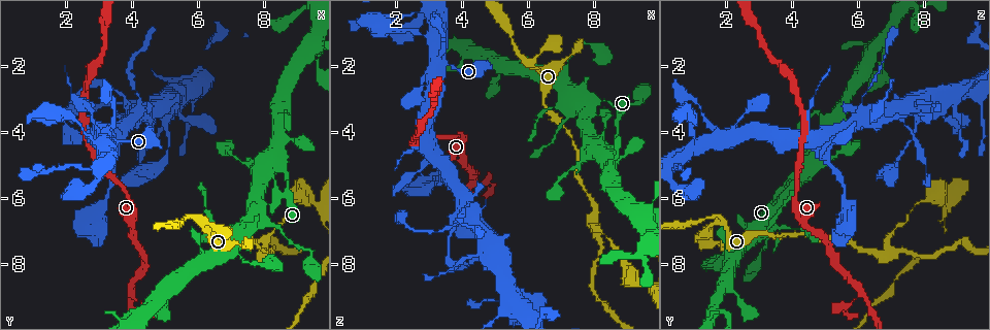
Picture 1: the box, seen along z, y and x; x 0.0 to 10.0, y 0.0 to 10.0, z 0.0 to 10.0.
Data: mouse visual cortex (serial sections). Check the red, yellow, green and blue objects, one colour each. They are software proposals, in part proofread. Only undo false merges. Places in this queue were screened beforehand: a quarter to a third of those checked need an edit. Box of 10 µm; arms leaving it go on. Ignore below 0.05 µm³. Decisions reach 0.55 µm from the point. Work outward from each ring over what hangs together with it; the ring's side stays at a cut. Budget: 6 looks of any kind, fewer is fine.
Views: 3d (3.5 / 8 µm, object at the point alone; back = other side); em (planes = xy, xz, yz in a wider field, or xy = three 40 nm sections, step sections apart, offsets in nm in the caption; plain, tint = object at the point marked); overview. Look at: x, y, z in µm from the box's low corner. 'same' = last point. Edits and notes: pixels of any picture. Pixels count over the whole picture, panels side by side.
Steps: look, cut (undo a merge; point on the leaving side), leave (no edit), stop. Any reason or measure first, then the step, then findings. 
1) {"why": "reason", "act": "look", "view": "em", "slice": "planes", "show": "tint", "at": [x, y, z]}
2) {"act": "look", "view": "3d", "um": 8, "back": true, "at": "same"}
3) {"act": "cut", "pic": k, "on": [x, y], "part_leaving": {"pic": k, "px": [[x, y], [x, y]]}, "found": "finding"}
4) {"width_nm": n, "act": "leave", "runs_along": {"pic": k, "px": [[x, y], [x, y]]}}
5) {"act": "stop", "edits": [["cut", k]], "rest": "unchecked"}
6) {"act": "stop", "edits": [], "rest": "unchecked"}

{"act": "look", "view": "3d", "um": 8, "at": [3.95, 3.35, 6.65]}

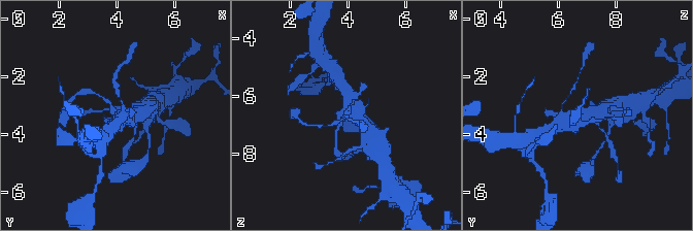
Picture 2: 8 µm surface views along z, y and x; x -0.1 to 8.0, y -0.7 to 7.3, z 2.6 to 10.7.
{"why": "zoom in", "act": "look", "view": "3d", "um": 3.5, "at": "same"}

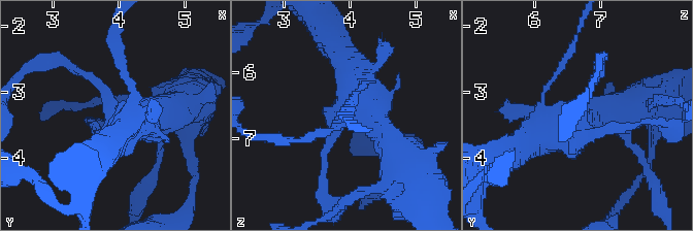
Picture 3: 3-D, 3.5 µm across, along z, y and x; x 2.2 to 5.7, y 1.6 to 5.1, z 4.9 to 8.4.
{"why": "now the EM", "act": "look", "view": "em", "slice": "xy", "step": 3, "show": "tint", "at": "same"}

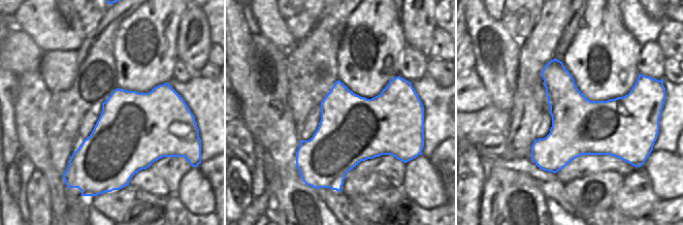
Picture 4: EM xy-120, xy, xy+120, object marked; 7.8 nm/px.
{"width_nm": 500, "act": "leave", "runs_along": {"pic": 3, "px": [[331, 41], [353, 95], [394, 147]]}, "found": "all the same cell"}

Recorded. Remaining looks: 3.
{"why": "three arms meet", "act": "look", "view": "3d", "um": 3.5, "at": [8.10, 7.55, 6.95]}

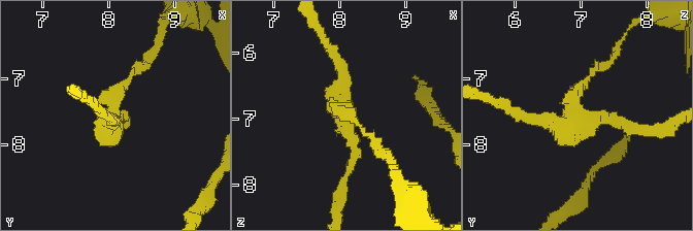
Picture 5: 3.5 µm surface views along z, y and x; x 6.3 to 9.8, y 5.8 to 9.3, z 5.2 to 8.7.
{"why": "shape alone is not enough", "act": "look", "view": "em", "slice": "planes", "show": "tint", "at": [8.05, 7.60, 6.95]}

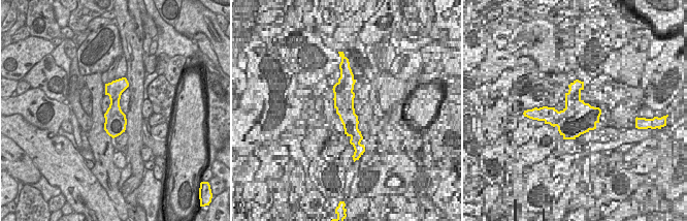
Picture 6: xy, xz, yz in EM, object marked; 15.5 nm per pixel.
{"arm_widths_nm": [100, 150, 150], "act": "cut", "pic": 5, "on": [597, 68], "border": {"pic": 6, "px": [[109, 83], [112, 89], [121, 93]]}, "found": "two cells meet here"}

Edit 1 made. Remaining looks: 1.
{"act": "stop", "edits": [["cut", 5]], "rest": "unchecked"}

